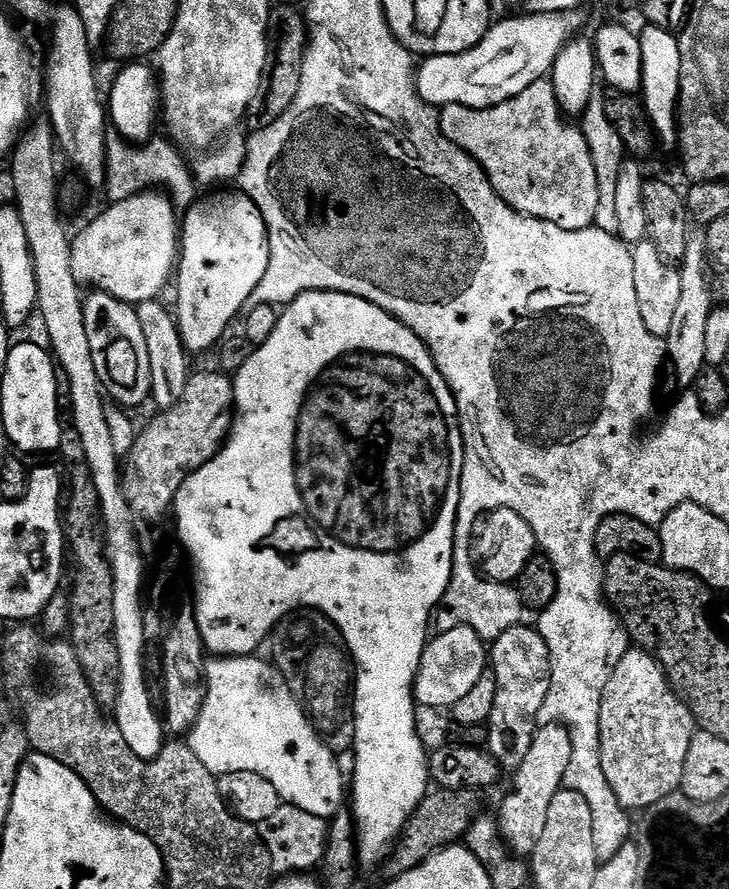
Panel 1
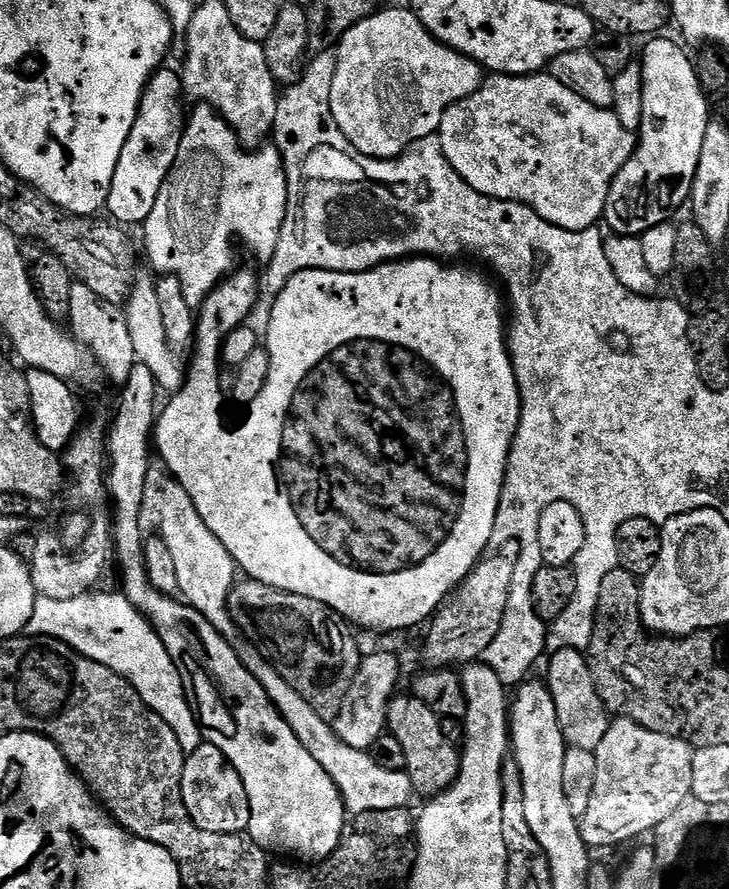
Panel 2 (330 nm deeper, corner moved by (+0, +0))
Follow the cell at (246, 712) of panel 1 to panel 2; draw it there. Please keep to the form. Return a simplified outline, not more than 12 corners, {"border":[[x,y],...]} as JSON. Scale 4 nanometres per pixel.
{"border":[[119,591],[39,597],[27,635],[117,672],[174,730],[196,714],[156,631]]}

